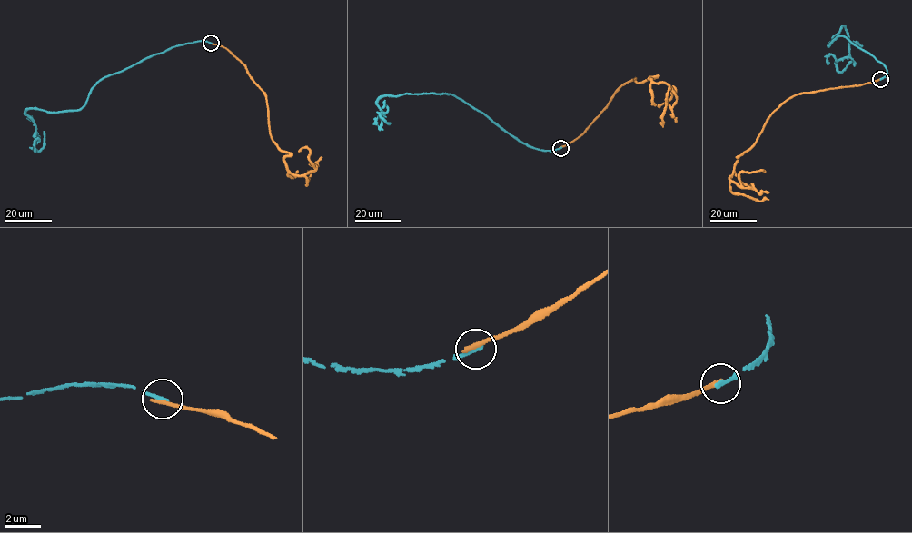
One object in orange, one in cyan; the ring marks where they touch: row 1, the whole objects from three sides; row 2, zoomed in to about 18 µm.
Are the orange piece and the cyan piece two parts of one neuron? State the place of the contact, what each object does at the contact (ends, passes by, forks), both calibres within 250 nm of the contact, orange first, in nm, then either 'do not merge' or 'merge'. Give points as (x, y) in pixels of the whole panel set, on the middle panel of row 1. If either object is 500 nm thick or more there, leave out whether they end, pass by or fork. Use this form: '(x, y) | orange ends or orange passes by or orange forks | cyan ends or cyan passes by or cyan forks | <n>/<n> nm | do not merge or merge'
(560, 148) | orange ends | cyan ends | 260/240 nm | do not merge

